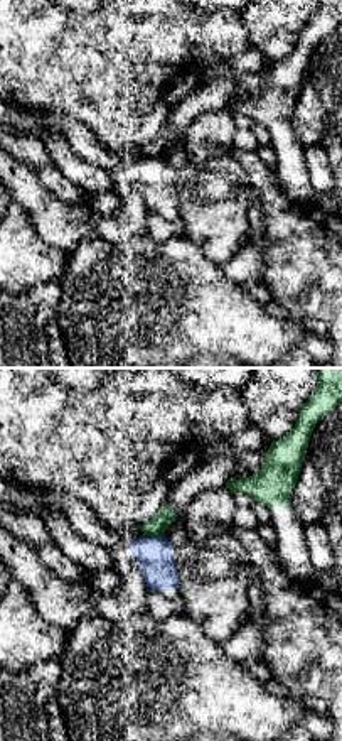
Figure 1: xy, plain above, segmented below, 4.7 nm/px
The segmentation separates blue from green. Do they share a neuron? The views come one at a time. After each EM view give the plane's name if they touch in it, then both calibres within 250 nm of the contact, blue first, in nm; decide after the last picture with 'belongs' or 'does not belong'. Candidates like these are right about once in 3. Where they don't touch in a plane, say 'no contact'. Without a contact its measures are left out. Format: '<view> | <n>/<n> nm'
xy | 180/90 nm

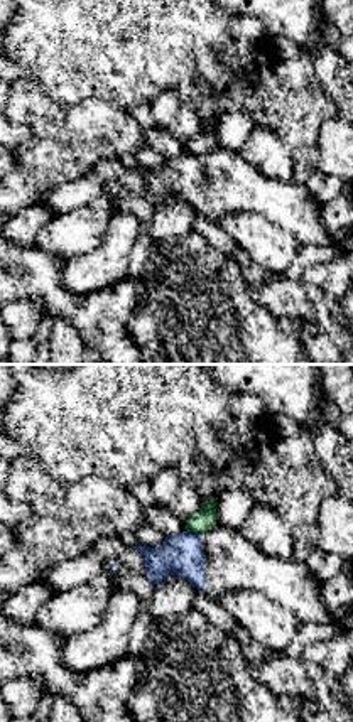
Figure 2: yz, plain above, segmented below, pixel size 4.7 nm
yz | 190/100 nm

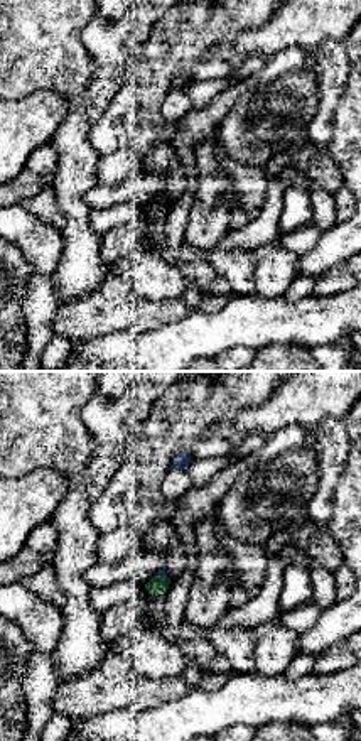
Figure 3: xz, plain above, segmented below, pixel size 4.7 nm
xz | 30/90 nm

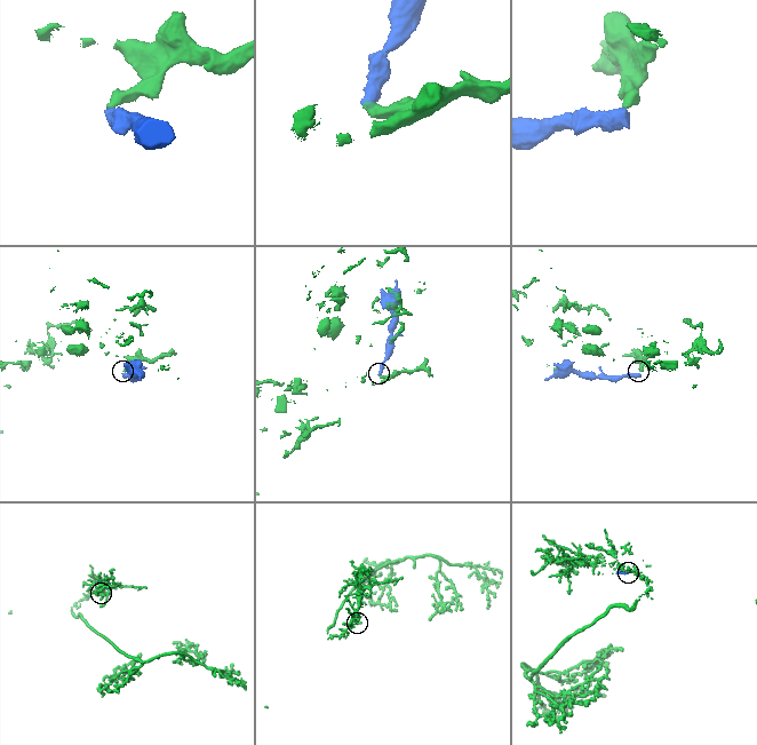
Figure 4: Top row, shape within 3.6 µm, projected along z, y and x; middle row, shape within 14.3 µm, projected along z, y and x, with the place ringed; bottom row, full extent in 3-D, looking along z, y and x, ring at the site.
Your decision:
does not belong

